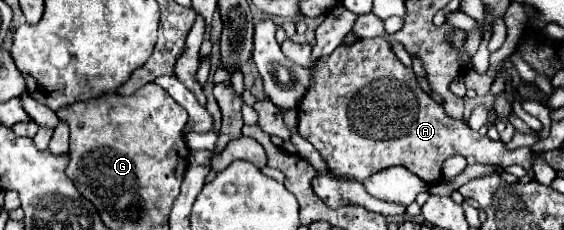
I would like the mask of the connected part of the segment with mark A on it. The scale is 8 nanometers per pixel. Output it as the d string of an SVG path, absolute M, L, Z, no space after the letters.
M380 36L368 40L356 40L354 44L338 46L330 56L322 58L316 68L316 84L308 92L308 96L298 106L298 134L306 138L324 158L328 170L334 176L354 178L364 182L372 174L390 168L390 166L404 166L412 174L416 174L424 182L440 182L442 178L442 162L448 156L462 154L474 156L482 164L500 164L510 166L518 164L526 170L532 168L532 150L518 148L508 152L502 142L494 142L488 136L480 136L478 132L470 130L464 120L452 120L440 104L436 104L418 84L416 74L412 68L404 66L394 52L390 50L388 42Z

